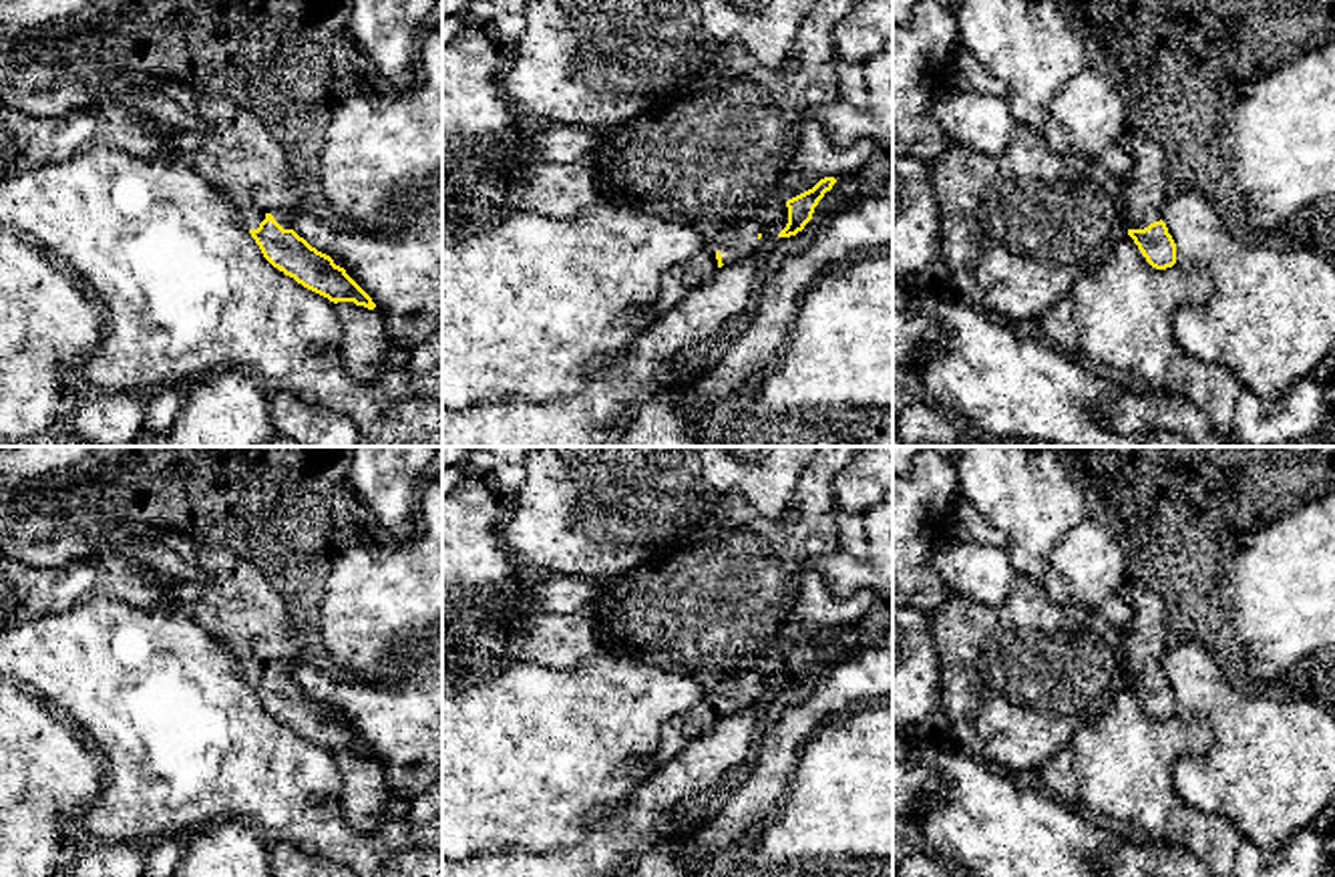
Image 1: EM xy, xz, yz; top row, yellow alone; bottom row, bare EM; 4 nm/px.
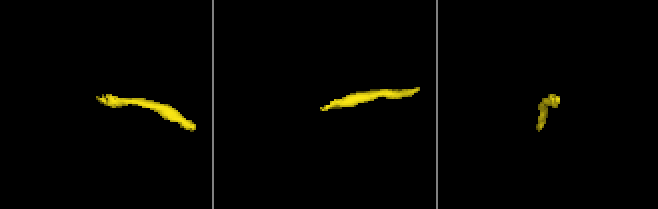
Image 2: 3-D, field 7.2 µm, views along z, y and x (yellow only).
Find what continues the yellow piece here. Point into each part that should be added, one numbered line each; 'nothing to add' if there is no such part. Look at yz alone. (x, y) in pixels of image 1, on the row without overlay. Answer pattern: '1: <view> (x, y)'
1: yz (1145, 638)

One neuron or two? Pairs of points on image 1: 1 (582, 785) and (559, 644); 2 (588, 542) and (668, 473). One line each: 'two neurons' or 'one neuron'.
1: two neurons
2: one neuron

